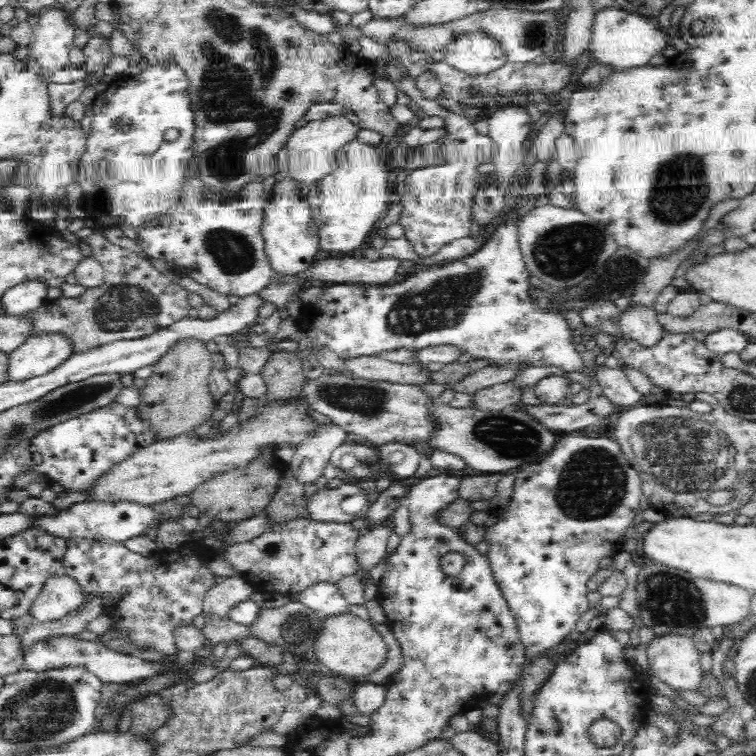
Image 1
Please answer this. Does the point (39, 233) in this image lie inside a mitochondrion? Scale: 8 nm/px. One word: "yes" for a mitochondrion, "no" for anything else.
no

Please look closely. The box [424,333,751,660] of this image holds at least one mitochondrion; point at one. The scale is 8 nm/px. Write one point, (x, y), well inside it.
(686, 455)

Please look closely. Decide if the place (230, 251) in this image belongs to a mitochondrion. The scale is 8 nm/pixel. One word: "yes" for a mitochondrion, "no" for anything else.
yes

